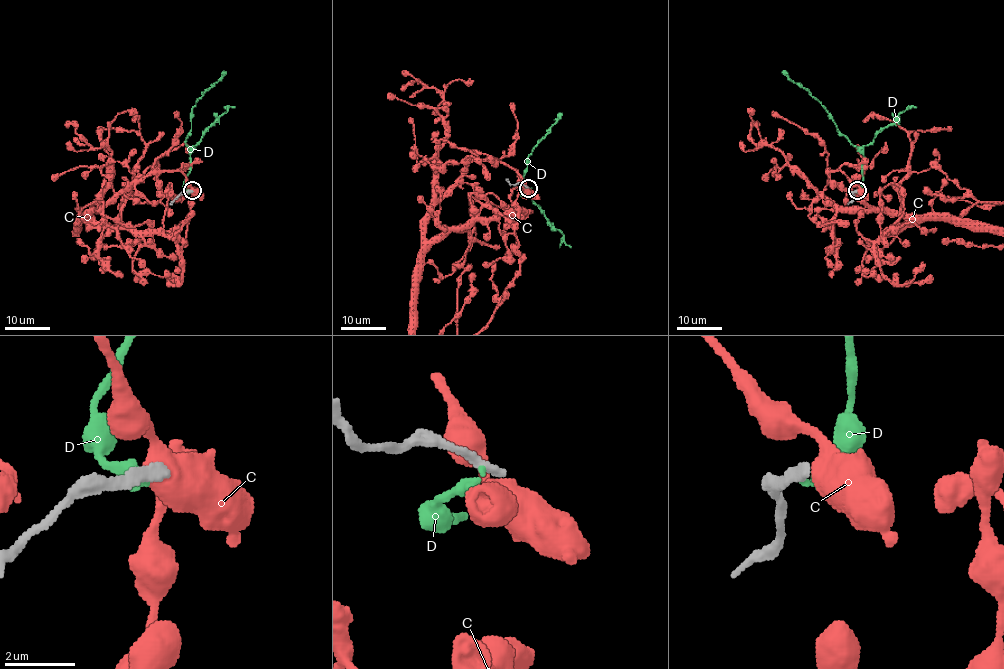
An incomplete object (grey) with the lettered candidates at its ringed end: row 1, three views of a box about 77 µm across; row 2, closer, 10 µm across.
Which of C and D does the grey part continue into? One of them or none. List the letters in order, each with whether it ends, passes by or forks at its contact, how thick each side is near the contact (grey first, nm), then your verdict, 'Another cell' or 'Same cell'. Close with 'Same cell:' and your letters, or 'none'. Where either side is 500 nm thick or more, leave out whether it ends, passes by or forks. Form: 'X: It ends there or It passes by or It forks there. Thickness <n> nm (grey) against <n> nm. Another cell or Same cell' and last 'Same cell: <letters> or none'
C: Thickness 280 nm (grey) against 600 nm. Another cell
D: It ends there. Thickness 320 nm (grey) against 320 nm. Another cell
Same cell: none

